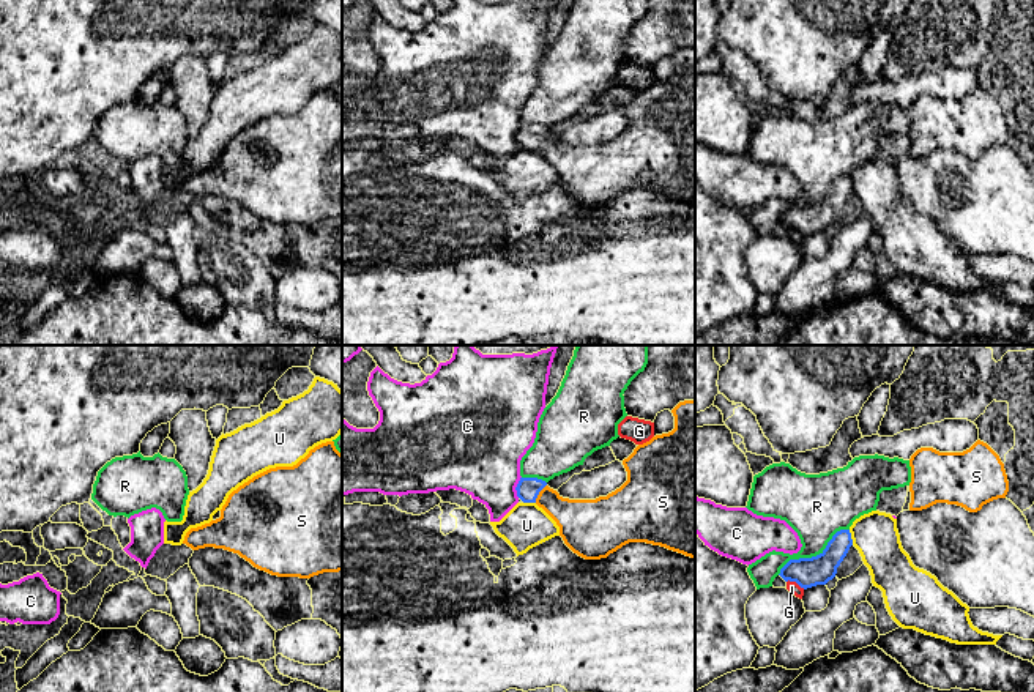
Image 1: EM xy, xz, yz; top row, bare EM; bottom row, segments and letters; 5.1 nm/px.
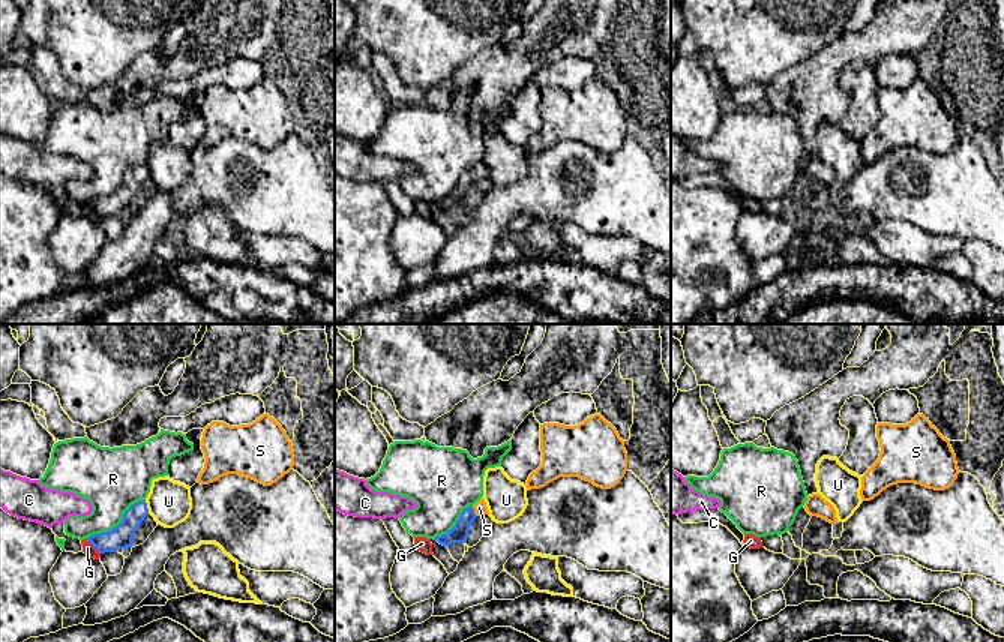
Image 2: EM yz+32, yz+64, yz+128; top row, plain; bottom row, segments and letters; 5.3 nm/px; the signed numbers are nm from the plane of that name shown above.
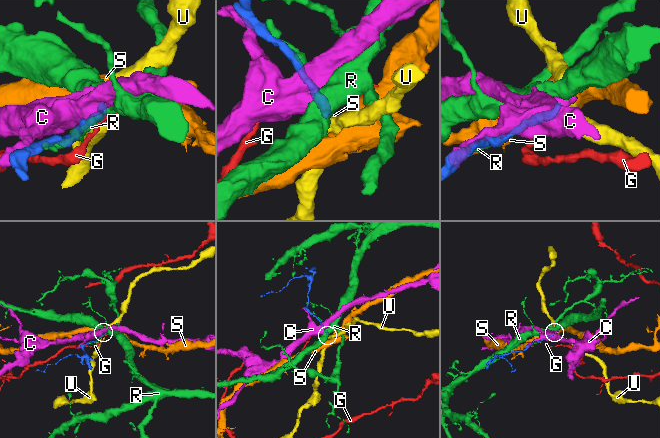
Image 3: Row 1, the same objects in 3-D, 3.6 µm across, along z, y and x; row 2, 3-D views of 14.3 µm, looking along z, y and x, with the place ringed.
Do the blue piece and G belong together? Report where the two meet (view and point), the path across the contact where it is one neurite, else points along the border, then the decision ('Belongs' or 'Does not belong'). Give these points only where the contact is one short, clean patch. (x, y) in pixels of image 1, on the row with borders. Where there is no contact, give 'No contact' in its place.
Touches blue at yz (796, 582). Boundary: yz (787, 580), (795, 580), (804, 588). Does not belong

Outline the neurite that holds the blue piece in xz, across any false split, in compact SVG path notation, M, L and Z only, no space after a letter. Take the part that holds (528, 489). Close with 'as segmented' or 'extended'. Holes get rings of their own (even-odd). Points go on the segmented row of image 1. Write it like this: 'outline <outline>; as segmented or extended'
outline M695 400L673 410L675 429L638 445L623 460L627 481L596 500L569 500L537 478L520 478L515 490L523 503L536 503L560 526L564 544L585 560L607 558L629 542L646 542L695 558Z; extended

